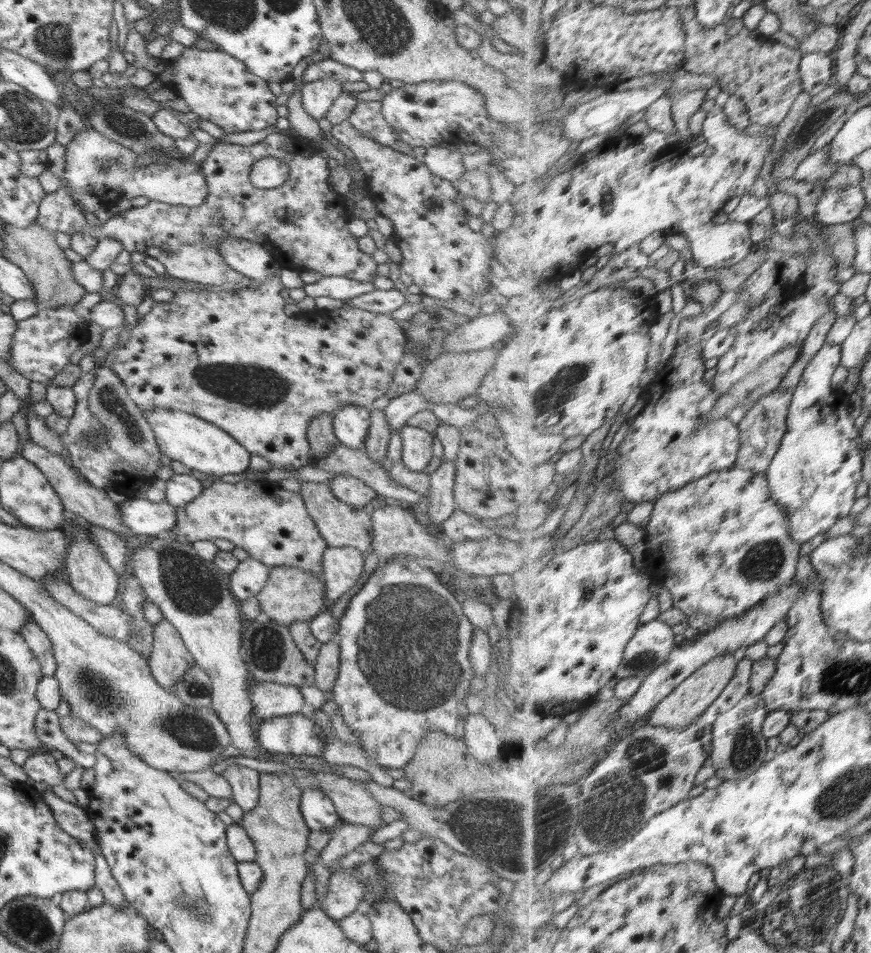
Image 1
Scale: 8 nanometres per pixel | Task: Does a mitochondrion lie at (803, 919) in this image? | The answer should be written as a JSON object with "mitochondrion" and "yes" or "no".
{"mitochondrion":"yes"}

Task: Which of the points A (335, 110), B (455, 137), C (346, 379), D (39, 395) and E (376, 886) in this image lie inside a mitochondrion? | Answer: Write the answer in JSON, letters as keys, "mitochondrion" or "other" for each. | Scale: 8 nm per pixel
{"A":"other","B":"other","C":"other","D":"other","E":"mitochondrion"}

